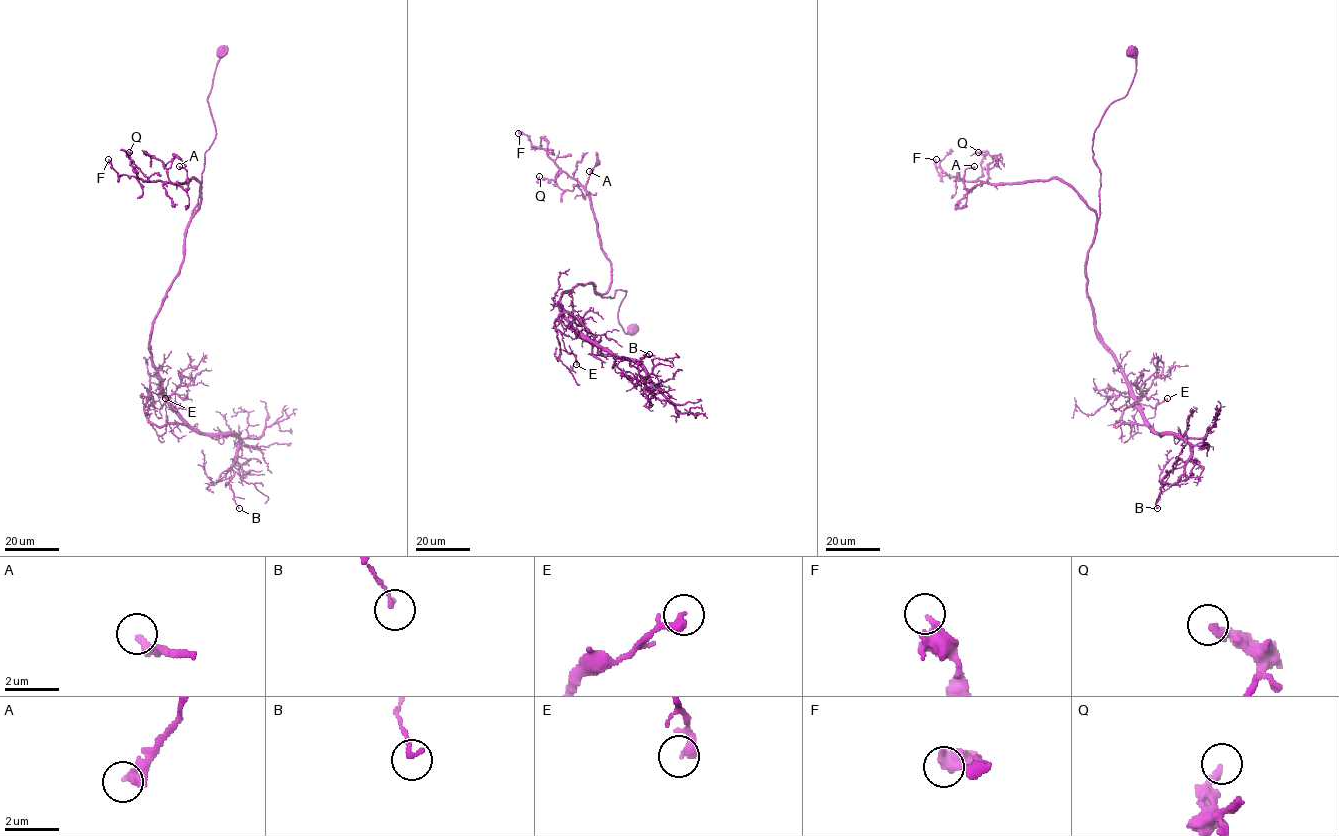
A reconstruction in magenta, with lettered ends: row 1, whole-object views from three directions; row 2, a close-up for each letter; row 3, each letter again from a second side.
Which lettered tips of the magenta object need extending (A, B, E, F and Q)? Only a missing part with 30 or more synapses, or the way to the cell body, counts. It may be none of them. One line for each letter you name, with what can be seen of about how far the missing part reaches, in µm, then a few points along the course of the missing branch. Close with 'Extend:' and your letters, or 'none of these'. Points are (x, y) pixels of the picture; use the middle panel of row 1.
Extend: none of these

